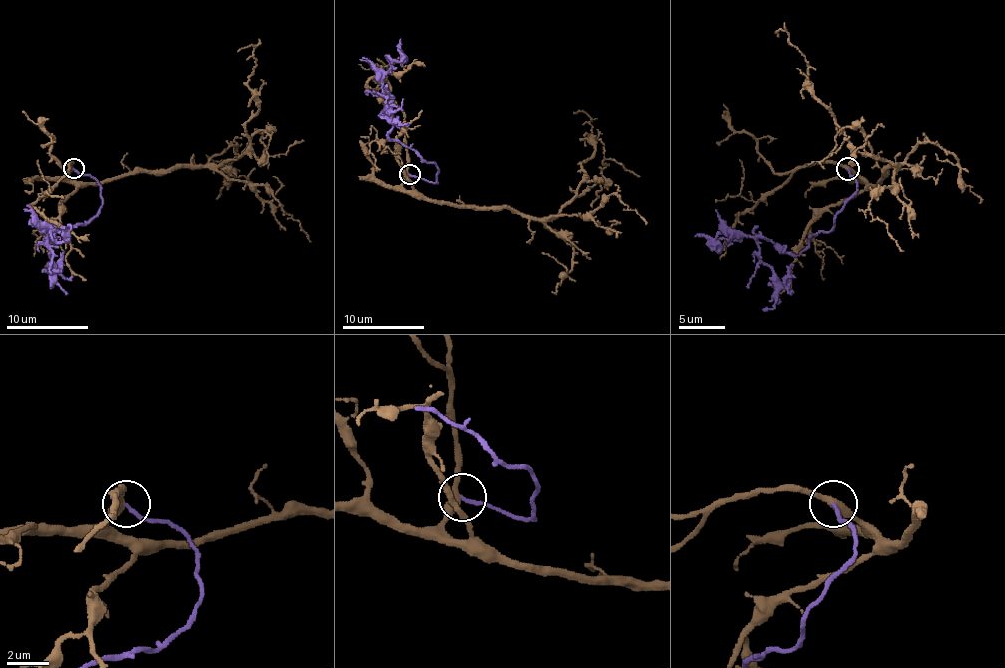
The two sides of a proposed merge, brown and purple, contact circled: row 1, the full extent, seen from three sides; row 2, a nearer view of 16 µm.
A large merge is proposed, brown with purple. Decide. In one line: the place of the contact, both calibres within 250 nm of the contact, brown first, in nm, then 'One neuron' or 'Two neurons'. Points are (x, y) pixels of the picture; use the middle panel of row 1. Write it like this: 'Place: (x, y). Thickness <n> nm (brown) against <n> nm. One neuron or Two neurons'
Place: (409, 174). Thickness 380 nm (brown) against 170 nm. Two neurons

